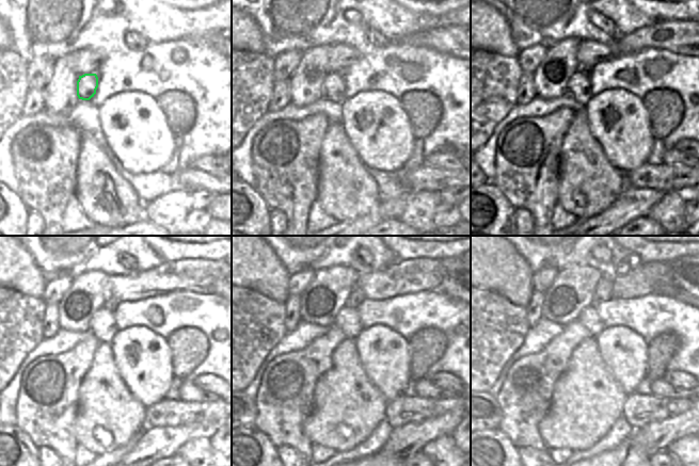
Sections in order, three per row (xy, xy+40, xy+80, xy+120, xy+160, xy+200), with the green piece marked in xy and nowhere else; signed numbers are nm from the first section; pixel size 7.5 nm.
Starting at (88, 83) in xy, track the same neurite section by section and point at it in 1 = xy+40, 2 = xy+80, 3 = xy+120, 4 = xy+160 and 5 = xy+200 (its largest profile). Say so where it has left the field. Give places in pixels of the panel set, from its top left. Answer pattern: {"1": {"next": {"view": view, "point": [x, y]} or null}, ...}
{"1": {"next": {"view": "xy+40", "point": [333, 87]}}, "2": {"next": {"view": "xy+80", "point": [578, 85]}}, "3": {"next": {"view": "xy+120", "point": [102, 325]}}, "4": {"next": {"view": "xy+160", "point": [347, 319]}}, "5": {"next": {"view": "xy+200", "point": [588, 318]}}}

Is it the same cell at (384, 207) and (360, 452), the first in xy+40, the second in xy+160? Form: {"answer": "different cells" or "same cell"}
{"answer": "different cells"}

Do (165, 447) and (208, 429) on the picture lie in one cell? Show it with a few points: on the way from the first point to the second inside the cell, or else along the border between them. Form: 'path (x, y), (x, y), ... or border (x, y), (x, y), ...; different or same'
path (176, 437), (197, 430); same

